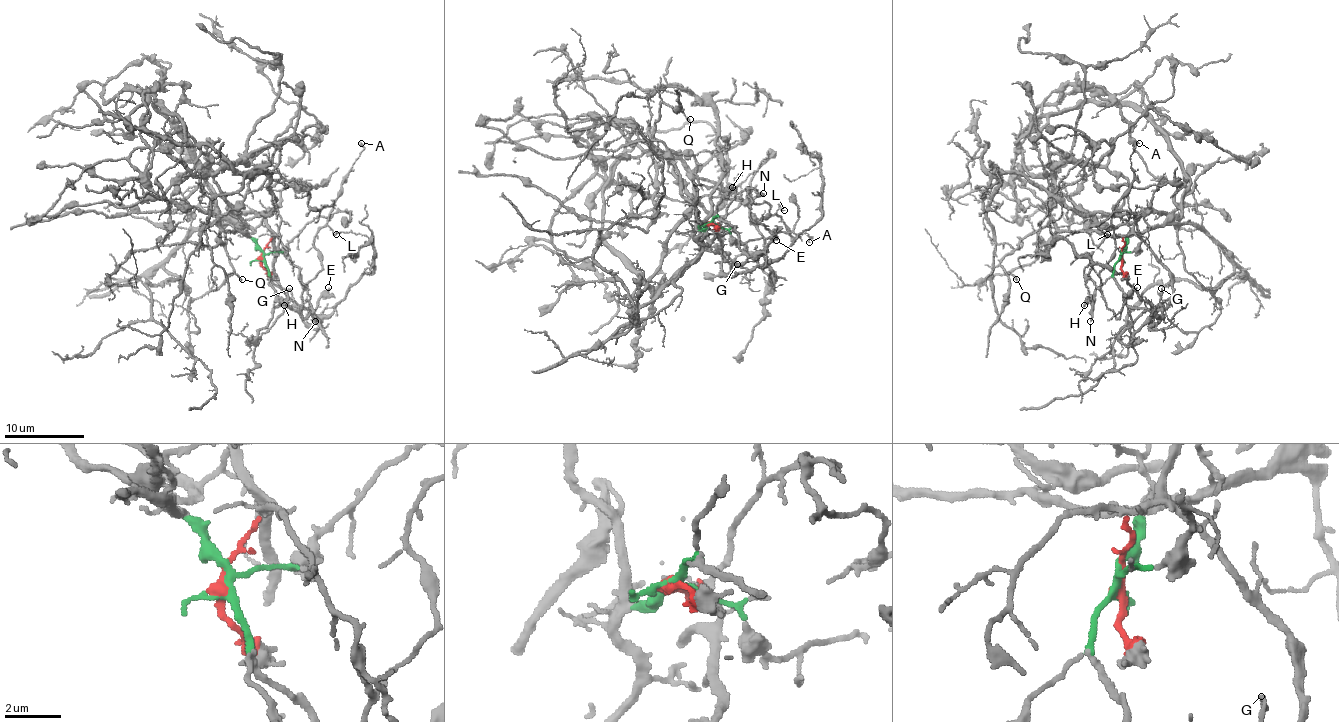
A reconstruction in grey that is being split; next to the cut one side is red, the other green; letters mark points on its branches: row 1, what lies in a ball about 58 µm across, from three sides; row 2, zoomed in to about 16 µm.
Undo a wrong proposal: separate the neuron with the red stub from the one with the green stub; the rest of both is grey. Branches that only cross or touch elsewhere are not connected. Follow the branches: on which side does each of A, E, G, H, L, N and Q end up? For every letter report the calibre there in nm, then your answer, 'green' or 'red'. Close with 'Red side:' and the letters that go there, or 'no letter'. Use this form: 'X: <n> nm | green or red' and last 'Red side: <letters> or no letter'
A: 160 nm | red
E: 240 nm | red
G: 180 nm | green
H: 260 nm | green
L: 100 nm | red
N: 170 nm | red
Q: 130 nm | green
Red side: A, E, L, N

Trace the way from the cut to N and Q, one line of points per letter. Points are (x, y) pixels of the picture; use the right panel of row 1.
N: (1120, 256), (1122, 238), (1108, 236), (1084, 268), (1084, 282), (1092, 298), (1090, 322)
Q: (1120, 256), (1124, 236), (1060, 230), (1052, 222), (1036, 230), (1000, 262), (1016, 280)

